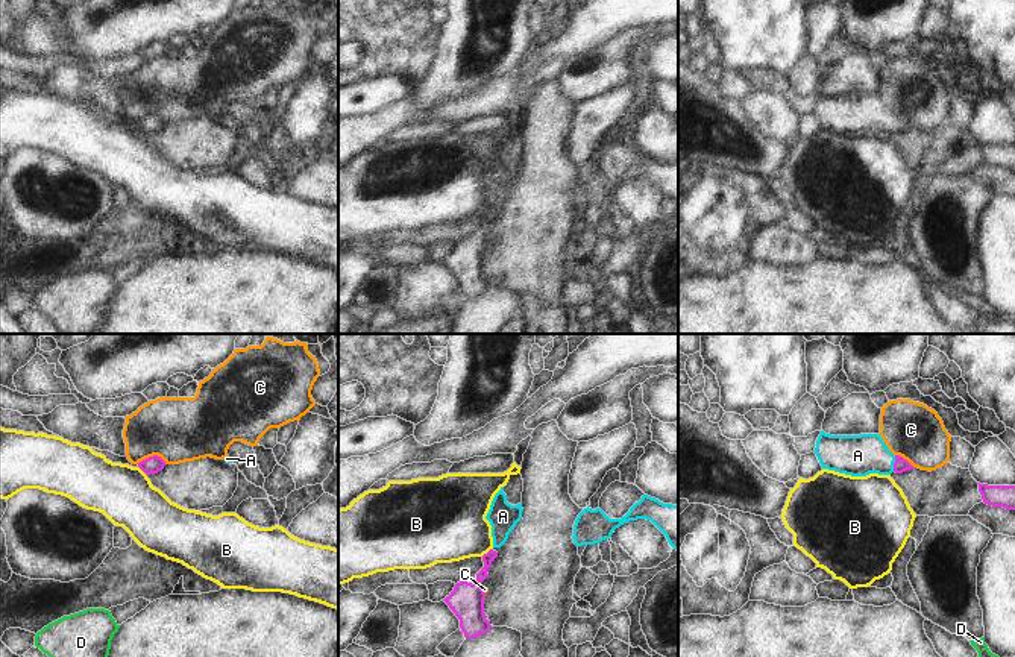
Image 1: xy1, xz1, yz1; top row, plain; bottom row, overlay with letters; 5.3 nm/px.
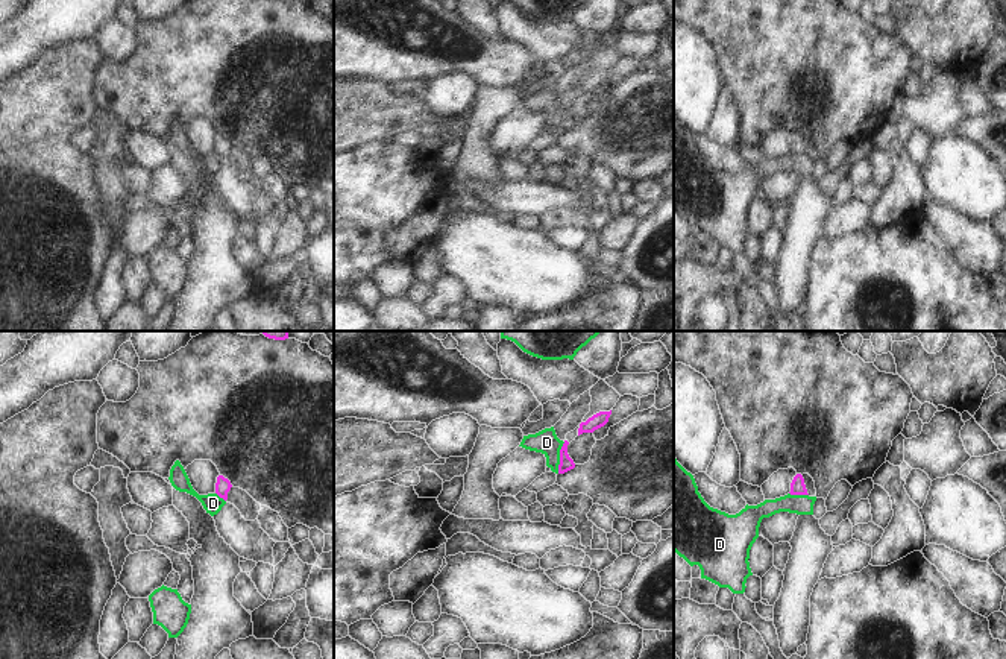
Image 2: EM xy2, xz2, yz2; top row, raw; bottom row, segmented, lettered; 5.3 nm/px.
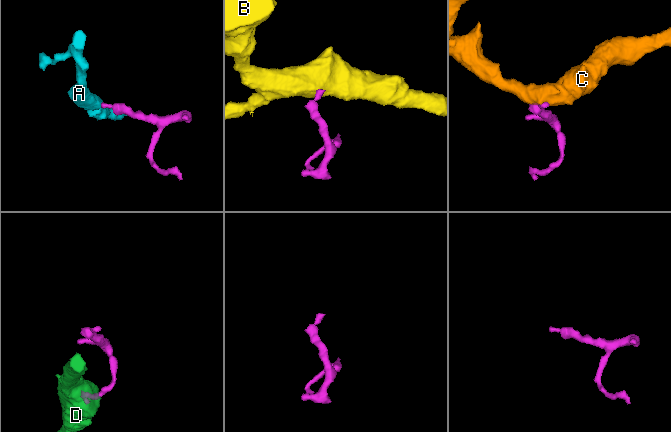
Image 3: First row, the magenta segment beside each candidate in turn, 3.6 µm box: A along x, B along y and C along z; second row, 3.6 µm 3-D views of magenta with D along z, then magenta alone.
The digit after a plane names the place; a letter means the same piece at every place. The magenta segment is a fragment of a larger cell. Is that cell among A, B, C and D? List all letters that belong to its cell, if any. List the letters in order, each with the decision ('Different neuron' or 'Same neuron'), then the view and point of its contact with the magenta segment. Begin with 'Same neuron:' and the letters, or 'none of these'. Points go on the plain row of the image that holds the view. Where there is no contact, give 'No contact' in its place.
Same neuron: A
A: Same neuron. Touches magenta at yz1 (894, 123)
B: Different neuron. Touches magenta at xz1 (487, 213)
C: Different neuron. Touches magenta at xy1 (150, 117)
D: Different neuron. Touches magenta at xz2 (560, 117)

